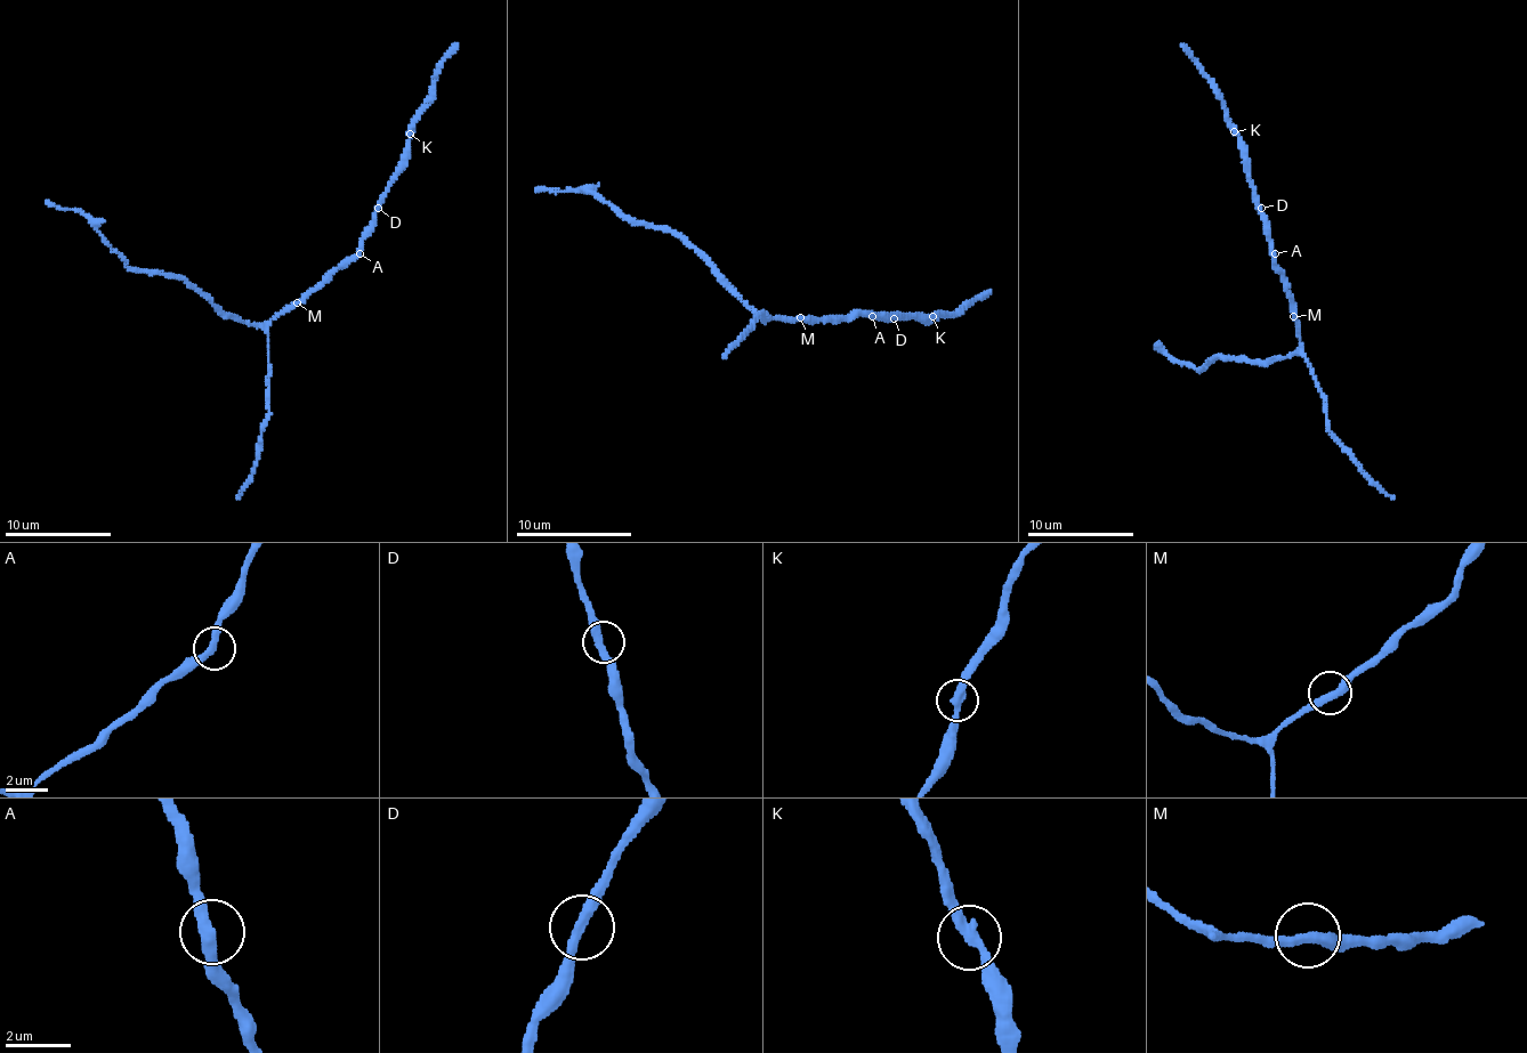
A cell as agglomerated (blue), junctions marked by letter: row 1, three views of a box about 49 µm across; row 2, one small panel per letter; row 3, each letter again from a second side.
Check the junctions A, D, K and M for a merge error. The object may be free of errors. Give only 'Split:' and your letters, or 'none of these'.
Split: none of these

